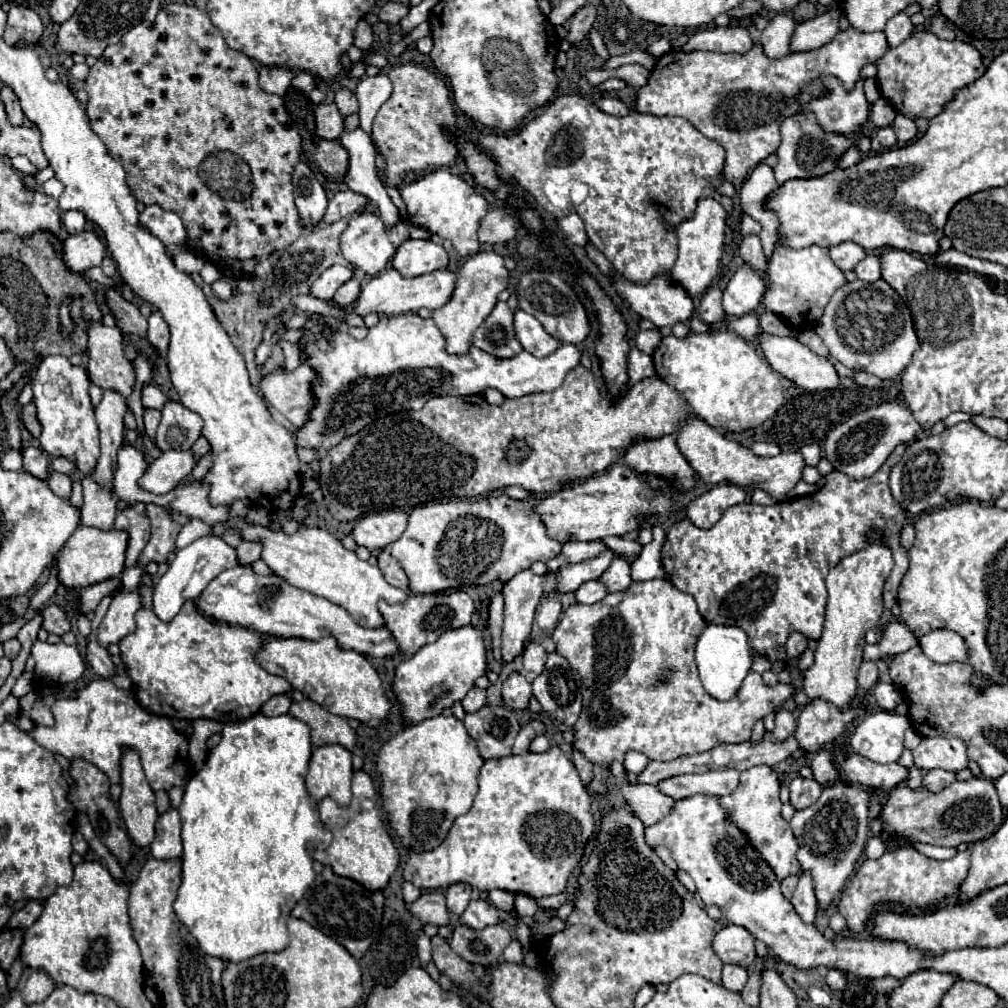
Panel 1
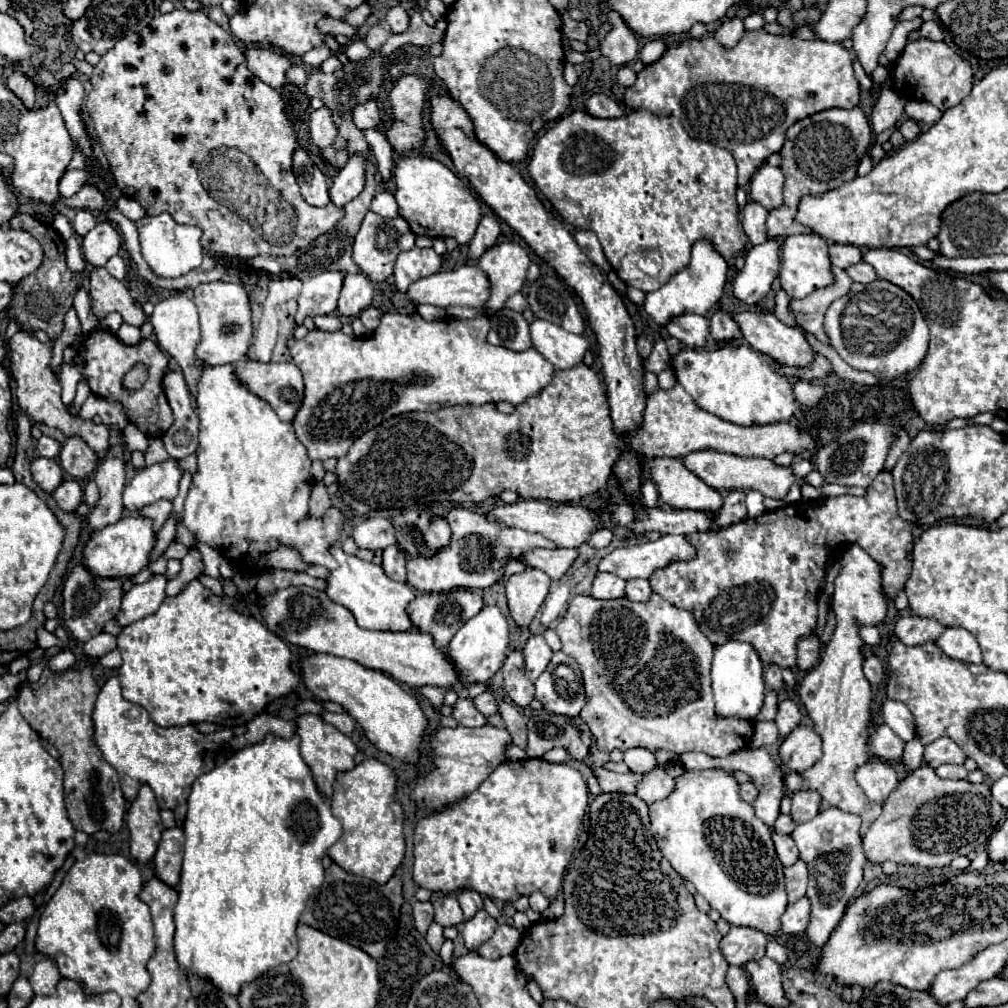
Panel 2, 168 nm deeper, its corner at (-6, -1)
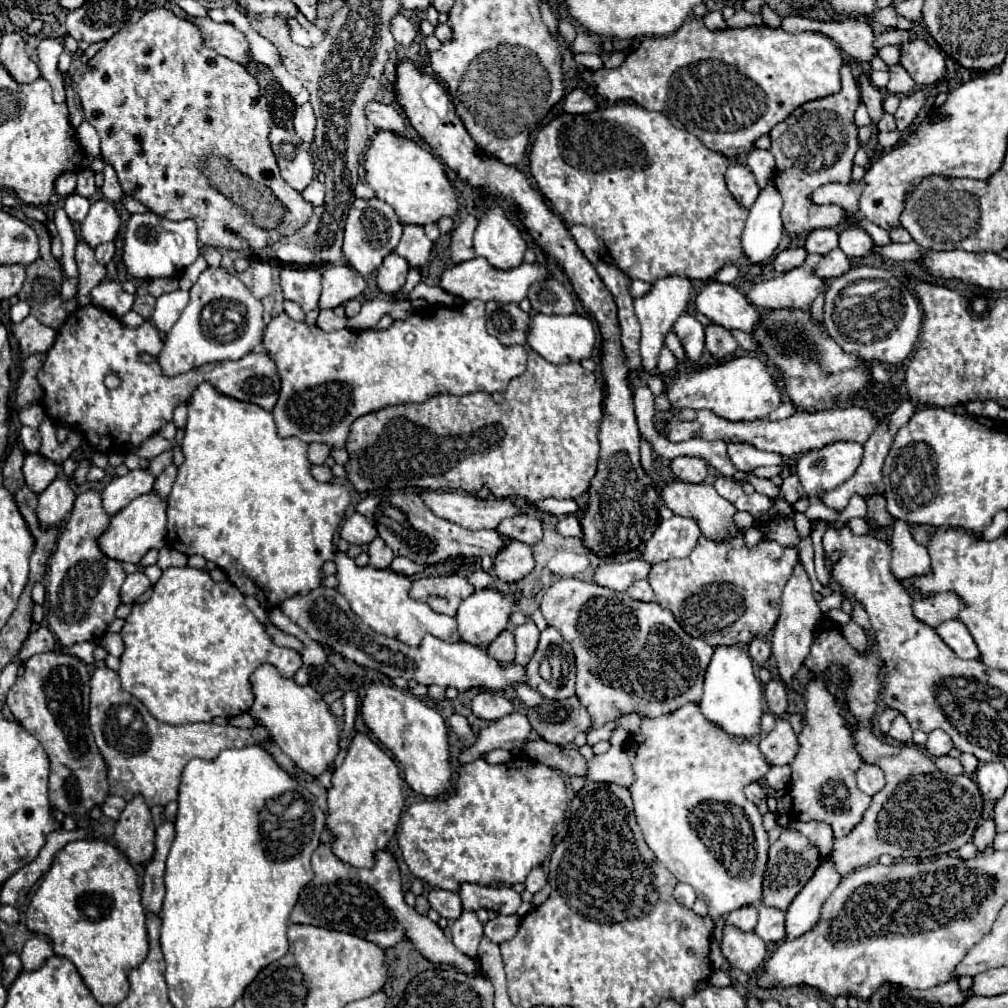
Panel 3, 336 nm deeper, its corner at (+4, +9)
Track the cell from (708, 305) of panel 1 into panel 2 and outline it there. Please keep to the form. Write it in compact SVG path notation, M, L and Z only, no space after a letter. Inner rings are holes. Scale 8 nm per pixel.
M720 310L710 318L710 334L716 342L736 340L736 338L740 338L740 328L736 328L736 322L732 320L732 314Z

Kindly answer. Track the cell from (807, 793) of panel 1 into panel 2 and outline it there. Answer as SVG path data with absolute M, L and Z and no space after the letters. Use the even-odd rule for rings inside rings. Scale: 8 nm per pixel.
M800 790L792 794L792 820L794 824L802 824L812 820L818 814L818 806L820 806L820 796L816 796L816 792L812 790Z

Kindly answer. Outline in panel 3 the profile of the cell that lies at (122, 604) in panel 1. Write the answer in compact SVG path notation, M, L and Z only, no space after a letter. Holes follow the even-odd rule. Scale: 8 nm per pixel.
M134 572L126 576L126 582L120 588L120 598L124 604L134 604L148 588L150 588L150 580L144 572Z

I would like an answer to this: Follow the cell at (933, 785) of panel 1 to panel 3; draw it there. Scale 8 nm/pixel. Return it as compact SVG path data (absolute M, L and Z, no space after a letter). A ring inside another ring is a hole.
M938 756L938 758L932 758L932 760L938 766L938 770L942 770L946 774L964 774L960 760L956 760L952 756Z

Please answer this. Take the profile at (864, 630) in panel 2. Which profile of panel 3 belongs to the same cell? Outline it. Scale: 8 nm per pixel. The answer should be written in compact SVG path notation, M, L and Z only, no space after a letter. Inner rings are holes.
M832 592L830 596L822 598L818 606L820 606L822 610L828 610L828 608L840 608L840 606L842 606L842 594L840 594L840 592Z

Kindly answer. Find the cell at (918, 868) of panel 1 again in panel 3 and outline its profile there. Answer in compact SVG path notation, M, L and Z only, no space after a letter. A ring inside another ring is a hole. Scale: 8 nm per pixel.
M986 820L986 822L982 822L982 824L976 828L972 842L974 842L974 846L976 846L978 850L984 850L984 848L992 846L994 836L996 836L996 826L994 826L992 820Z

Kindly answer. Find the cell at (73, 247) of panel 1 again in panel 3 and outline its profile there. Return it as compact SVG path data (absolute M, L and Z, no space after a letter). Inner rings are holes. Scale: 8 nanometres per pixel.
M106 200L94 202L90 206L88 216L80 224L82 240L92 248L114 240L118 234L118 228L120 228L120 216L114 210L114 206L108 204Z

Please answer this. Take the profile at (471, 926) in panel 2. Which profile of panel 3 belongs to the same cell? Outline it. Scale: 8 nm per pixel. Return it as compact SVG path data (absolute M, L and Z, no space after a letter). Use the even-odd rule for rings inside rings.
M464 910L462 916L458 920L454 920L452 940L460 952L464 952L468 956L476 956L478 944L482 940L482 924L480 924L476 912Z

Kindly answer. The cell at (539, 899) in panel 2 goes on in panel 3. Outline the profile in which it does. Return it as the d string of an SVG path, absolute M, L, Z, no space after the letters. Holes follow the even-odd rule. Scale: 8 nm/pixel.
M534 868L534 870L528 874L526 882L524 882L526 890L528 890L528 892L532 892L532 894L540 892L544 884L546 884L546 876L544 876L544 870L542 870L542 868Z

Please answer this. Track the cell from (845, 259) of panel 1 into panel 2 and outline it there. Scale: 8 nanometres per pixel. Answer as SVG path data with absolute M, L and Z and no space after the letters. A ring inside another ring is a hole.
M830 244L830 262L838 268L848 268L848 264L858 264L862 260L862 250L850 244Z

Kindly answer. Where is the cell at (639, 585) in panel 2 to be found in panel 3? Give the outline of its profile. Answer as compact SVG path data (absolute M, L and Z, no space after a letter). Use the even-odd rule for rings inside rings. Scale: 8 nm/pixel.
M634 580L626 592L634 600L642 600L642 602L652 602L654 600L654 592L652 592L648 580Z

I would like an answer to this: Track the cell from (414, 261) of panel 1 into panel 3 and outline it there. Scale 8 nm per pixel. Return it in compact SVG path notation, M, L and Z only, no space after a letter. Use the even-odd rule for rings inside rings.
M388 254L378 270L376 282L378 288L386 294L394 294L402 288L402 284L406 282L406 274L408 274L408 262L406 258L398 256L398 254Z

